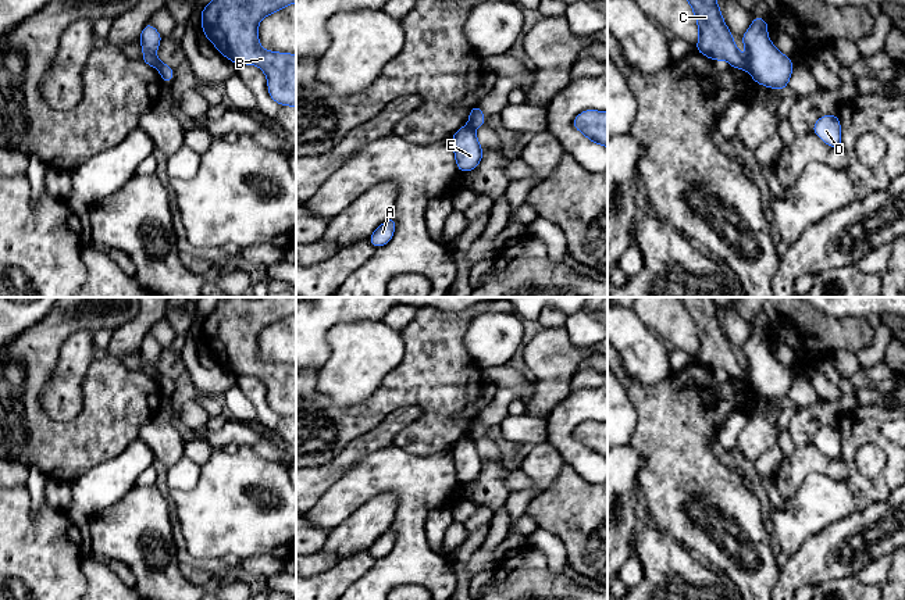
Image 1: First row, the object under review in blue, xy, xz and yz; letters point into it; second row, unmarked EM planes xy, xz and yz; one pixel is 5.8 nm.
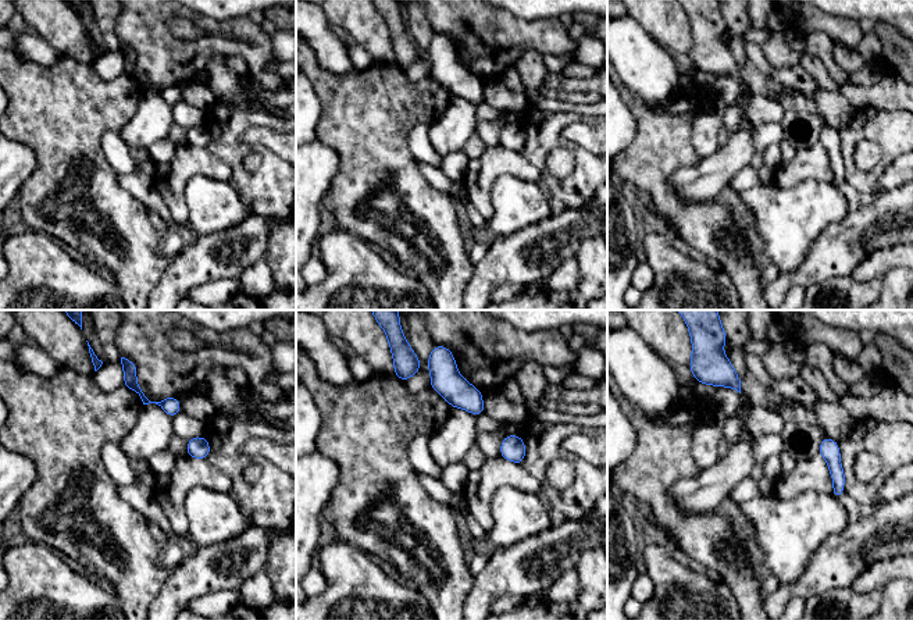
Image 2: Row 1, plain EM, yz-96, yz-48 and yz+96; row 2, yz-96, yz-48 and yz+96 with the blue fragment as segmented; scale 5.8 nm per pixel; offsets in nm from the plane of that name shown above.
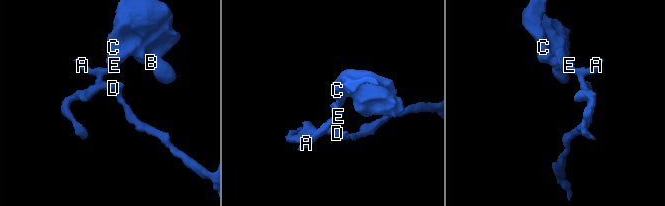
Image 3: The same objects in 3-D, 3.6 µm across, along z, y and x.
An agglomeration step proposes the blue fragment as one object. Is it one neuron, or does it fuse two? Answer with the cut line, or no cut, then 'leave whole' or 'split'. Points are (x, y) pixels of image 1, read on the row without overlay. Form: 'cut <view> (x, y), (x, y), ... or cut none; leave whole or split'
cut yz (744, 371), (747, 379); split

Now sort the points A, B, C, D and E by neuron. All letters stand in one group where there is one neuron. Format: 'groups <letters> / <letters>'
groups A D E / B C

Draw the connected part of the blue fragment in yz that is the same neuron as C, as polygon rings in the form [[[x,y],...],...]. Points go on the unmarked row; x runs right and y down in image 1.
[[[678,297],[695,325],[699,351],[695,361],[713,372],[727,371],[731,379],[747,381],[745,371],[738,364],[733,346],[721,329],[713,297]]]

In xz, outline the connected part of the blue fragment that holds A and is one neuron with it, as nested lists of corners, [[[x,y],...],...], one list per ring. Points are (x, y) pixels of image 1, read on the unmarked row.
[[[389,528],[381,538],[378,538],[368,549],[374,558],[381,558],[391,553],[395,543],[396,532]]]

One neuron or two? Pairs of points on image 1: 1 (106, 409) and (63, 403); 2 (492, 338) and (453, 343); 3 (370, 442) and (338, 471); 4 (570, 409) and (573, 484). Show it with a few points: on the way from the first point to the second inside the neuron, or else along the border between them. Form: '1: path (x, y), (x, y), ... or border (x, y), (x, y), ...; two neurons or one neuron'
1: border (88, 372), (84, 407), (72, 418), (59, 422); two neurons
2: border (480, 313), (470, 322), (465, 346), (483, 370); two neurons
3: path (362, 446), (344, 463); one neuron
4: border (565, 461), (592, 484); two neurons

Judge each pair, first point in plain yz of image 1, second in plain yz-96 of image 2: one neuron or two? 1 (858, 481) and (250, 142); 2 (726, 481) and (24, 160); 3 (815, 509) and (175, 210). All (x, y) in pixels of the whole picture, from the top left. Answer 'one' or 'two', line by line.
1: two
2: two
3: two

